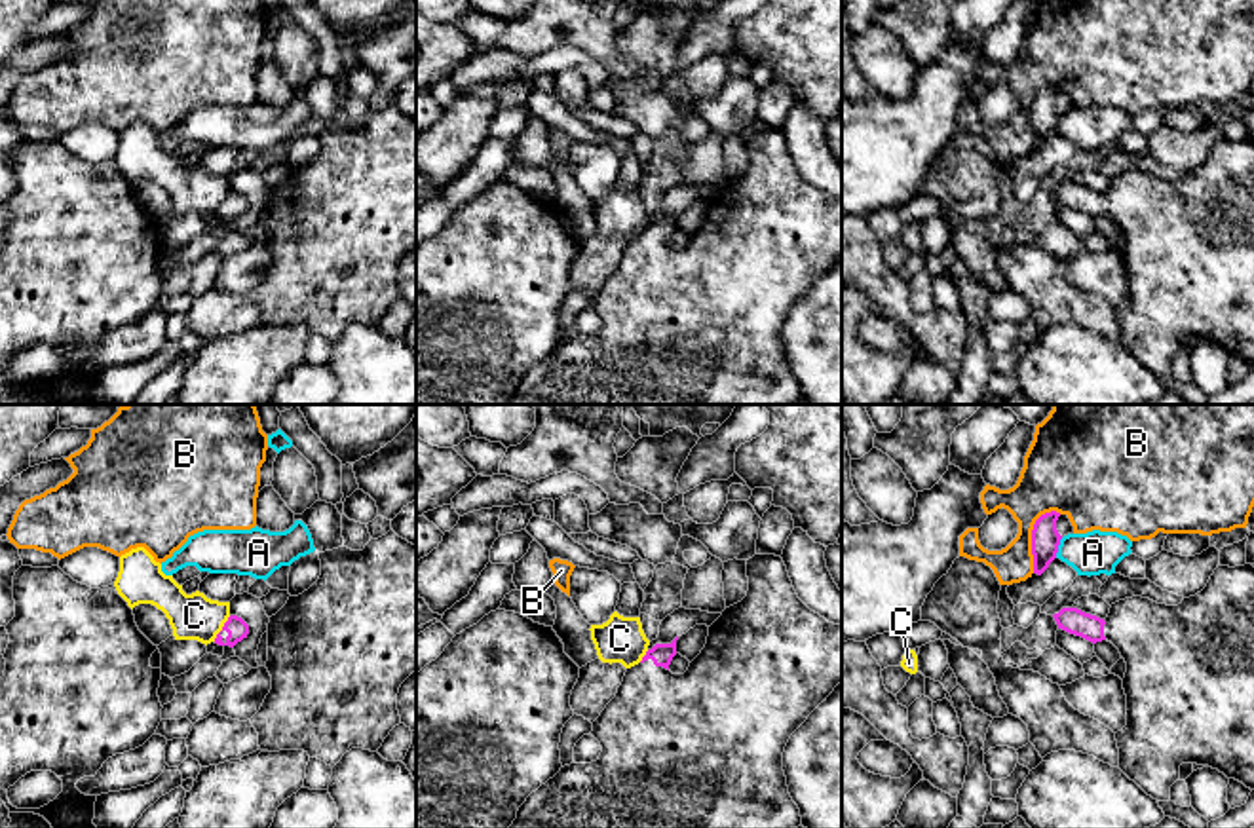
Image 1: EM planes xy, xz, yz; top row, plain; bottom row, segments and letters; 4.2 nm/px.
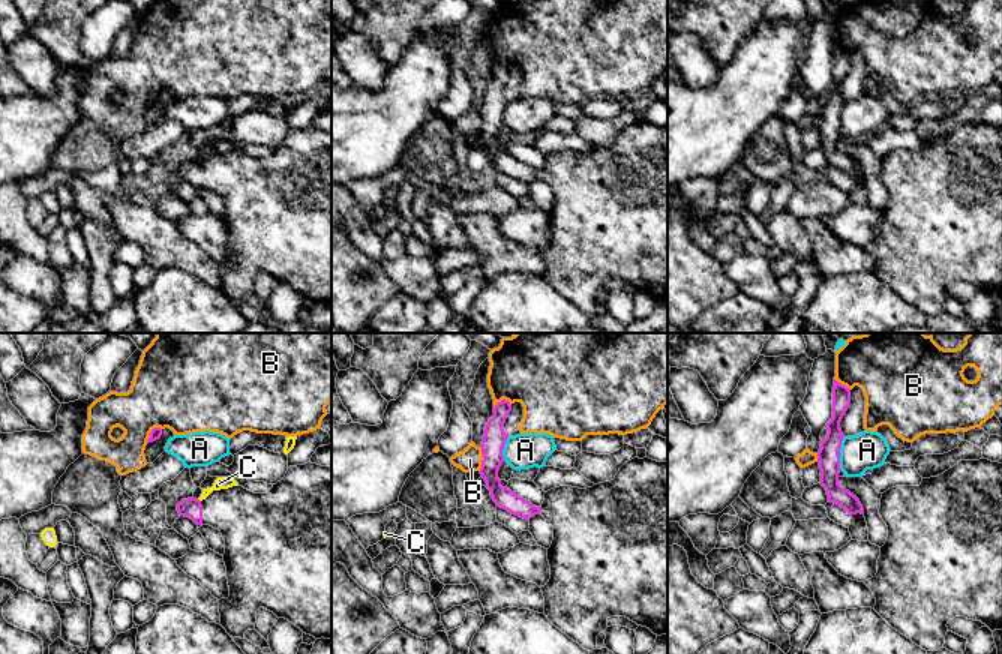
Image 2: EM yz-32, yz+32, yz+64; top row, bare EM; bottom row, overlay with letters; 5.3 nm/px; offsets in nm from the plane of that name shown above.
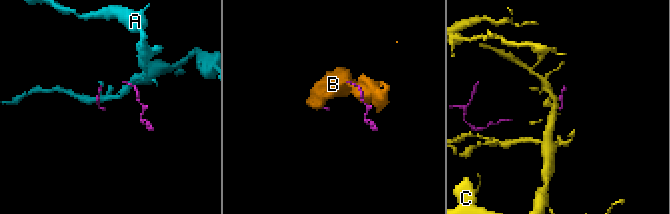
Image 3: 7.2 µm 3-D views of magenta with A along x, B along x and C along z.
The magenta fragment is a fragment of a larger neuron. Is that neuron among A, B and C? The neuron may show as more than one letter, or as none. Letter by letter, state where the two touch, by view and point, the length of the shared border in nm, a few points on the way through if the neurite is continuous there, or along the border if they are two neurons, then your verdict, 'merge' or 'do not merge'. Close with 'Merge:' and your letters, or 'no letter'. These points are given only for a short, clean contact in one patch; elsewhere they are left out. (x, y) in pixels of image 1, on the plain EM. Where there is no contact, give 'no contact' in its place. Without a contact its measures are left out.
A: yz (1057, 122) | 90 nm | do not merge
B: yz (1032, 112) | 280 nm | do not merge
C: xy (223, 204) | 130 nm | along xy (230, 190), (213, 215) | do not merge
Merge: no letter

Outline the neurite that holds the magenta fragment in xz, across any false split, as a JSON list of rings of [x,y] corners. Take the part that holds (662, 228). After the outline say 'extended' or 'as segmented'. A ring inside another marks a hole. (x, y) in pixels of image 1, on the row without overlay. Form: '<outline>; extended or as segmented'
[[[754,129],[747,135],[747,152],[747,171],[726,182],[709,201],[705,222],[690,237],[684,249],[673,249],[669,245],[669,239],[676,230],[678,211],[671,218],[656,218],[638,239],[627,243],[616,272],[593,296],[591,310],[602,321],[598,334],[560,342],[553,353],[526,372],[509,405],[792,405],[802,401],[800,384],[788,368],[783,346],[783,327],[790,310],[823,275],[826,275],[834,262],[842,258],[842,199],[828,198],[798,173],[781,131]]]; extended

